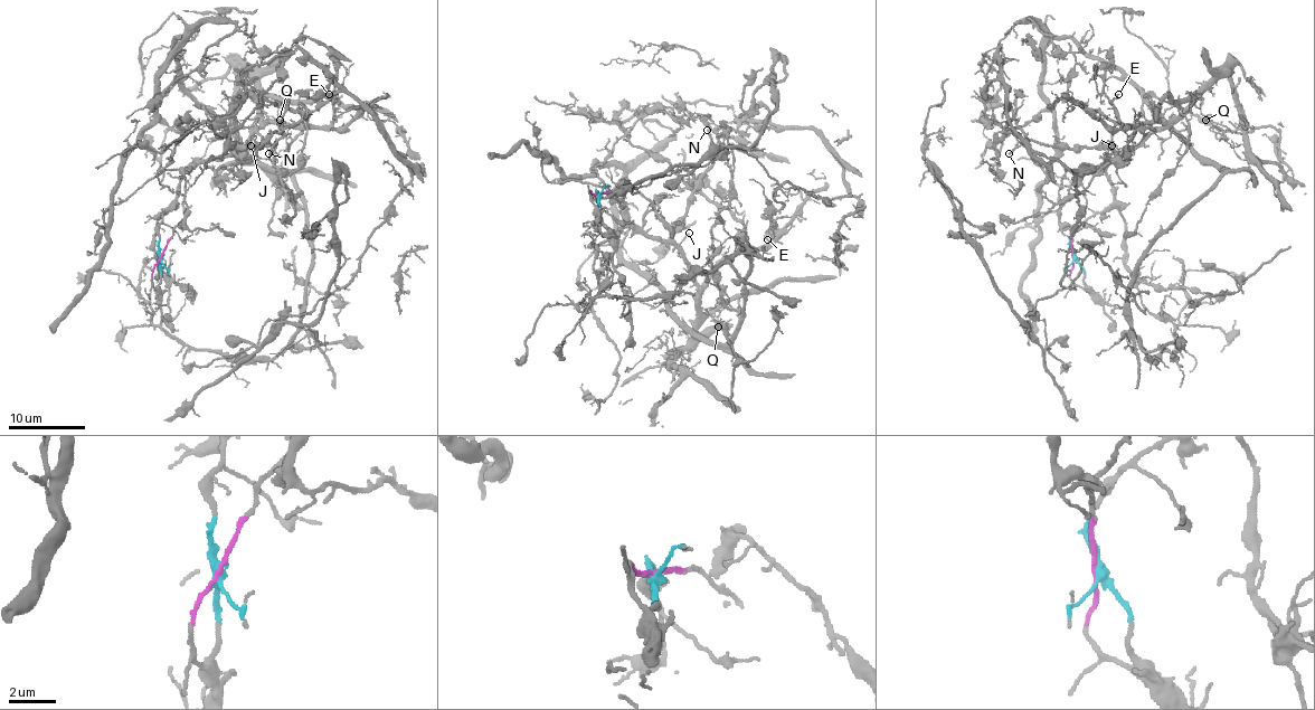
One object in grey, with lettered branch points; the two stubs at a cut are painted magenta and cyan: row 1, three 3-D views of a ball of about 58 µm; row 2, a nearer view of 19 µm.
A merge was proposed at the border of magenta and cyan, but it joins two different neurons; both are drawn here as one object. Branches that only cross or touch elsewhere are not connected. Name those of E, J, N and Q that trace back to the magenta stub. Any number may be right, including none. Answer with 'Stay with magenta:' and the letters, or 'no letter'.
Stay with magenta: no letter

